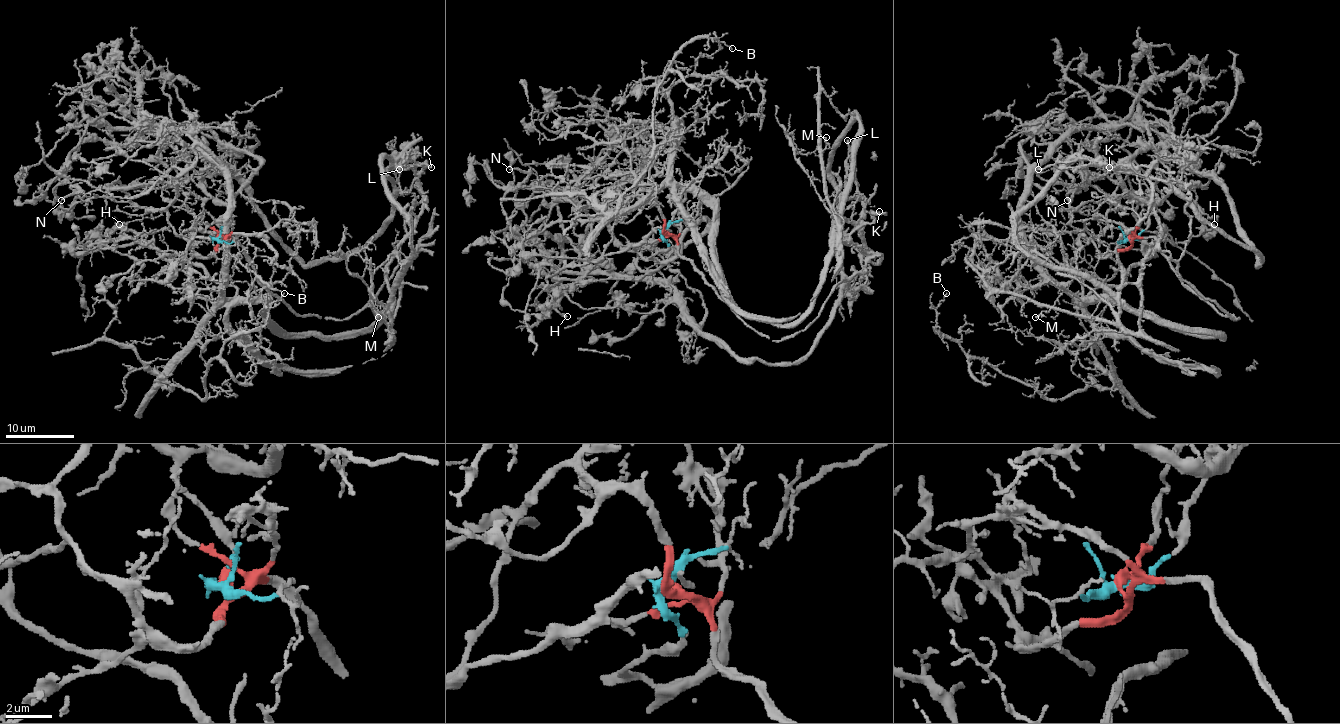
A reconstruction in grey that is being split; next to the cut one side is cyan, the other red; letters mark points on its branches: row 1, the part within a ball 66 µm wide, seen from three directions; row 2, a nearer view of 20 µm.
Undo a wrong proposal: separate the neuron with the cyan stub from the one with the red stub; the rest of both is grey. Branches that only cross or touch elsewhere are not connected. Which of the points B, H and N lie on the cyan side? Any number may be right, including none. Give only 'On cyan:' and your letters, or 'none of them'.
On cyan: B

